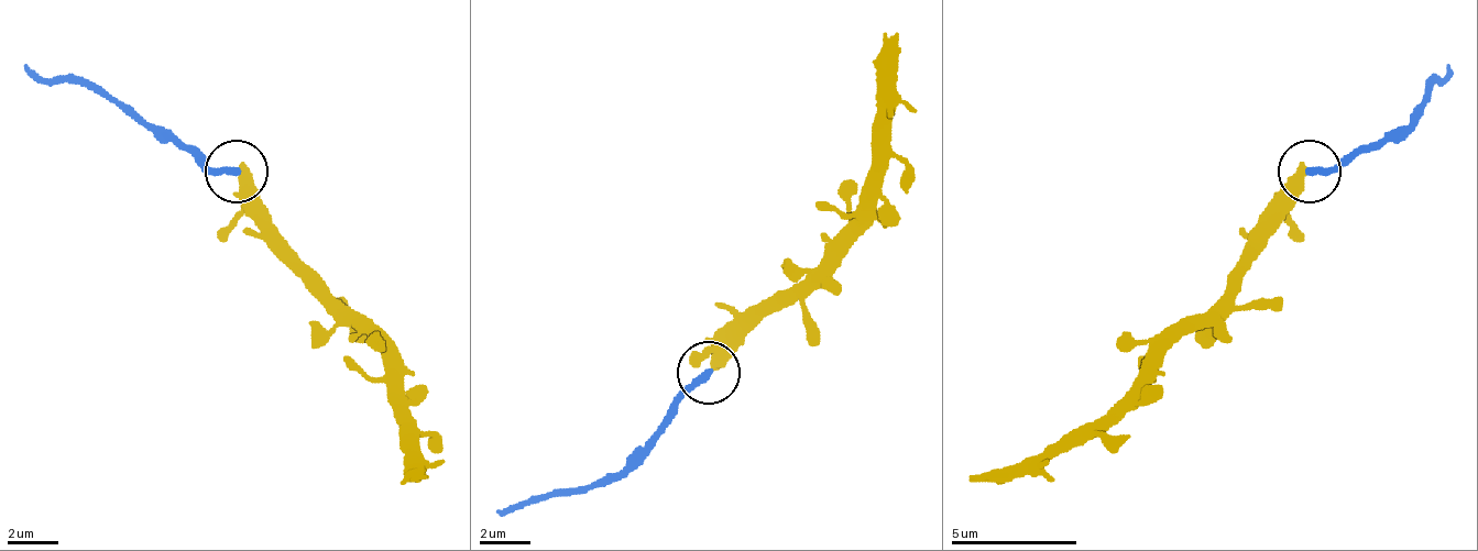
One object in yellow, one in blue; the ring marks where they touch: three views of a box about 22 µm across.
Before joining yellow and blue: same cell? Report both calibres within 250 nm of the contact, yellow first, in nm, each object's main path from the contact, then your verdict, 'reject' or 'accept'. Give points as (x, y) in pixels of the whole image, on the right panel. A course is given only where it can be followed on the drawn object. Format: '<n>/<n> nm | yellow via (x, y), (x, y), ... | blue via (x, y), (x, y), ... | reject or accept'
500/320 nm | yellow via (1304, 169), (1285, 220), (1166, 352), (1096, 421), (971, 478) | blue via (1311, 169), (1336, 169), (1412, 119), (1449, 63) | reject

